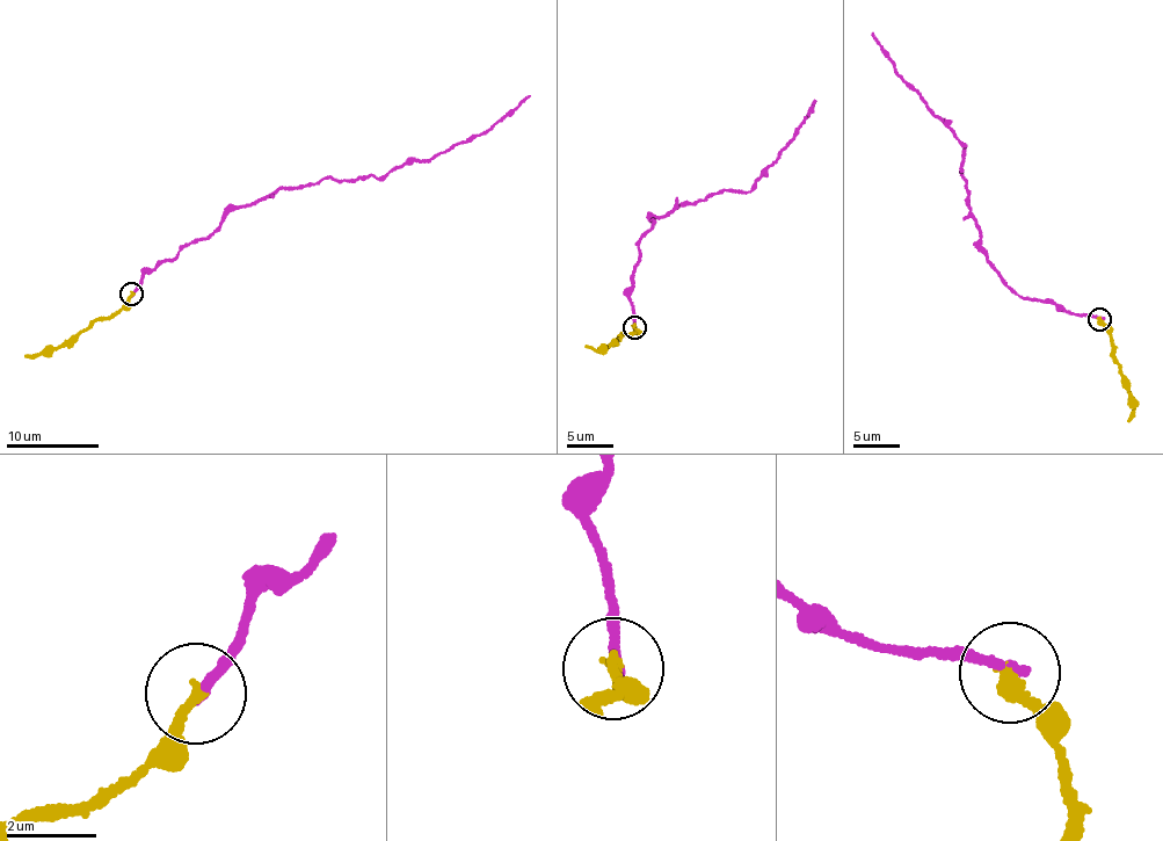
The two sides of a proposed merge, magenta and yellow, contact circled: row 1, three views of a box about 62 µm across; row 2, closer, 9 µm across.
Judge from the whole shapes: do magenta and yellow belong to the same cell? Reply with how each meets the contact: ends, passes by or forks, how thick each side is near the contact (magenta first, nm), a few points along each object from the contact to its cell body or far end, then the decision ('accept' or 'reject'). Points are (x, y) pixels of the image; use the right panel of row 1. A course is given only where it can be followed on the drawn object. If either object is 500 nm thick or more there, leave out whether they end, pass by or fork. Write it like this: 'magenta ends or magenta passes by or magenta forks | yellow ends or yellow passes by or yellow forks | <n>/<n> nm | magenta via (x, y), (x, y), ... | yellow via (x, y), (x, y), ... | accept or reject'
magenta ends | yellow ends | 240/280 nm | magenta via (1100, 317), (1018, 297), (1003, 284), (981, 246), (969, 204), (960, 167), (966, 145), (902, 81), (873, 33) | yellow via (1099, 318), (1107, 326), (1133, 410), (1128, 420) | reject

